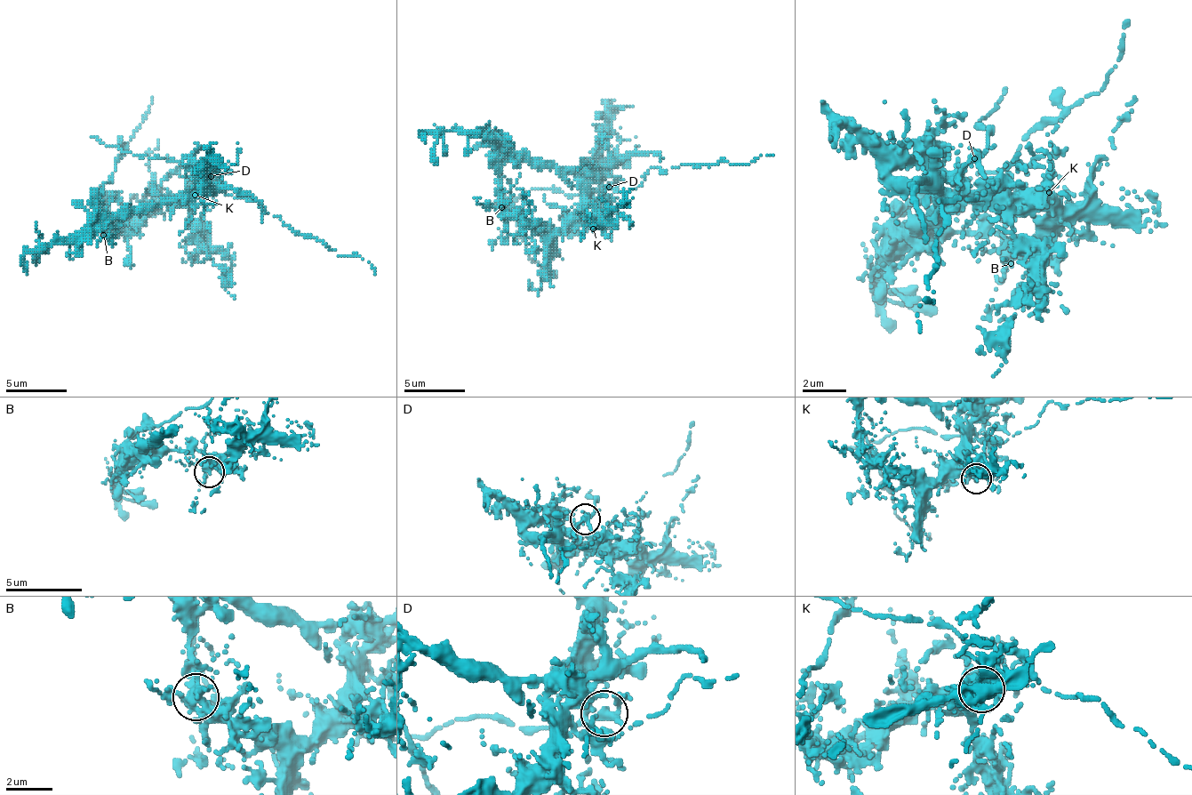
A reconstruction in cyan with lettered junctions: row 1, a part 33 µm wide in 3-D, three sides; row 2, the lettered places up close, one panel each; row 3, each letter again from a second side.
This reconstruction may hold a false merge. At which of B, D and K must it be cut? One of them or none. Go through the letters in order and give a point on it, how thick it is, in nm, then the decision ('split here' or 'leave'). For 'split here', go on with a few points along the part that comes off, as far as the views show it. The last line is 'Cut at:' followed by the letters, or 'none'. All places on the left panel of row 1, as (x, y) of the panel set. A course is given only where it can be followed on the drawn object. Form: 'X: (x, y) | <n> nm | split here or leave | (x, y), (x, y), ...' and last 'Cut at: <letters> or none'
B: (103, 235) | 280 nm | leave
D: (211, 176) | 280 nm | leave
K: (195, 195) | 320 nm | leave
Cut at: none

